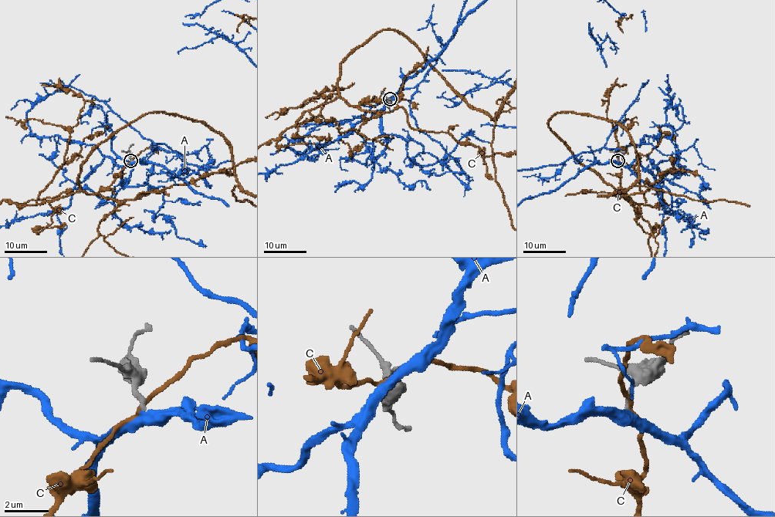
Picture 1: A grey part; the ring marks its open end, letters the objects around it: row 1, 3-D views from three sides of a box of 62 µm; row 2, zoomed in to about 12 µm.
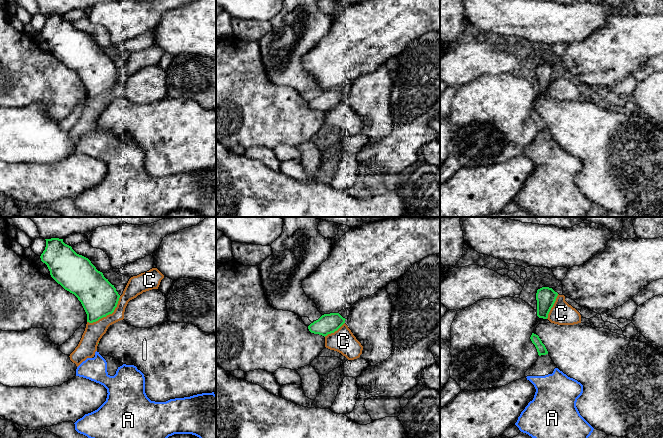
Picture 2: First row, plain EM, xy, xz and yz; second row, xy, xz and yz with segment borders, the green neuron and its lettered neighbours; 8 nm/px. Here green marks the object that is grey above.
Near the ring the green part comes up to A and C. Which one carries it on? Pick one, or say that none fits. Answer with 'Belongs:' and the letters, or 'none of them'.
Belongs: A

